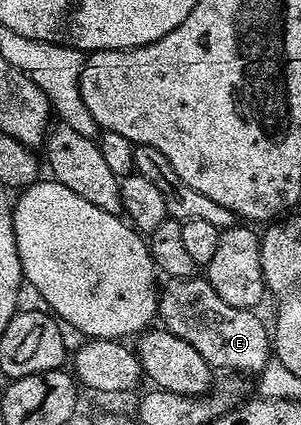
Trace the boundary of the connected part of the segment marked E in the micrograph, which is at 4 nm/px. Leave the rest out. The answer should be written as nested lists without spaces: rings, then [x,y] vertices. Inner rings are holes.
[[[201,274],[184,276],[181,280],[166,279],[157,298],[157,316],[160,323],[171,334],[183,338],[183,342],[191,342],[191,346],[195,346],[195,350],[199,350],[199,354],[203,354],[205,361],[214,370],[226,368],[229,372],[260,374],[269,367],[271,332],[268,327],[265,329],[264,322],[256,316],[257,314],[252,308],[230,306],[227,302],[223,302],[223,298],[219,298],[219,294],[215,294],[211,282]]]

